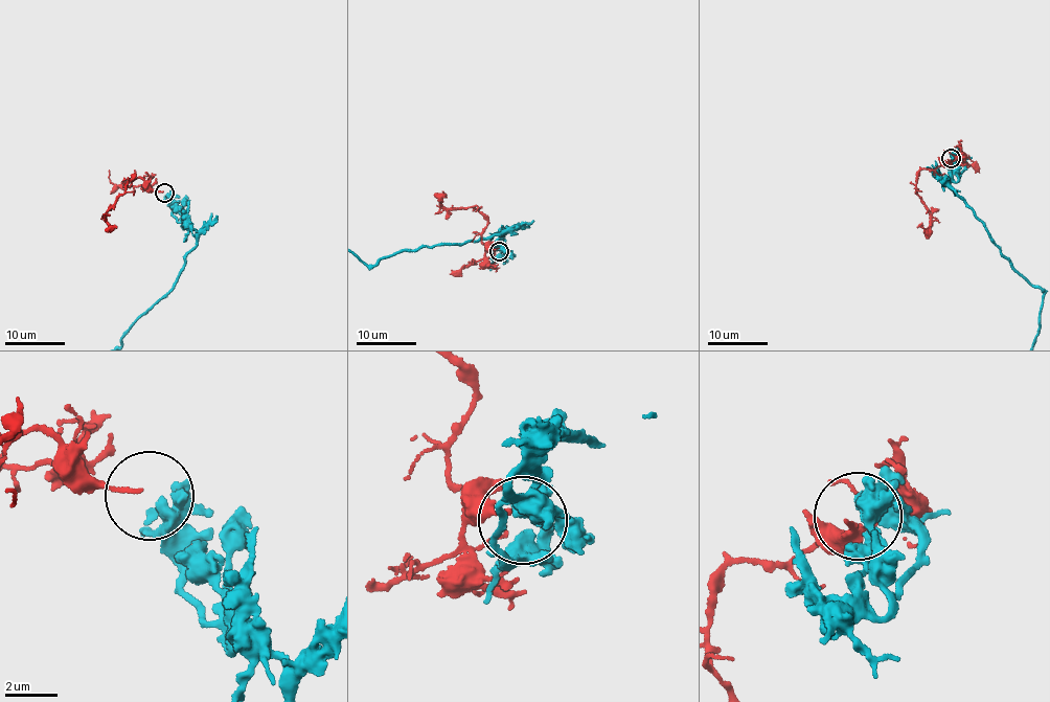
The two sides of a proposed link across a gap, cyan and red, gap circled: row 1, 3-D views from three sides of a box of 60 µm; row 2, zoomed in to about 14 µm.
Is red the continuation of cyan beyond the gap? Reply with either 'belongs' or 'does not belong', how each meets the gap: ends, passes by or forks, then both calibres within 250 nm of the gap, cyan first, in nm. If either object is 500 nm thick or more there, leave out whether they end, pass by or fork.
does not belong; cyan ends; red ends; calibres 440 and 160 nm

